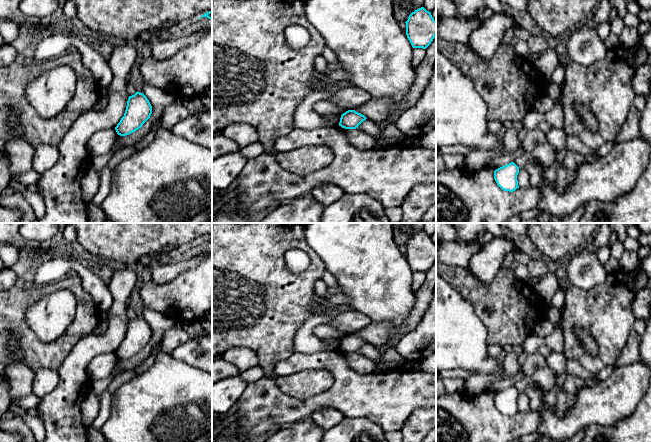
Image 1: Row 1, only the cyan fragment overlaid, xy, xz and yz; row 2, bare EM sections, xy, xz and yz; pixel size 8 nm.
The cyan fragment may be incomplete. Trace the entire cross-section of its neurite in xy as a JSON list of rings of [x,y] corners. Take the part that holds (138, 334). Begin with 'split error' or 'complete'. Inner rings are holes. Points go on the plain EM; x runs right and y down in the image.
complete; [[[140,316],[129,320],[124,340],[115,351],[118,359],[129,359],[139,352],[150,342],[152,330],[147,321]]]

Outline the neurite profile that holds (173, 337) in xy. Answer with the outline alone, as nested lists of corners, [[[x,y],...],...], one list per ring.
[[[174,325],[162,337],[162,352],[172,354],[175,348],[189,341],[190,336],[182,328]]]

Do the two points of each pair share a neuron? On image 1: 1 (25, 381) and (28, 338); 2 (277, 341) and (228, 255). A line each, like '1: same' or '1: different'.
1: different
2: same

